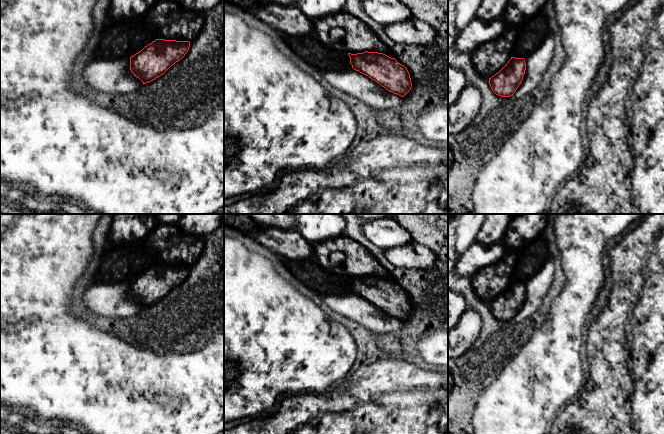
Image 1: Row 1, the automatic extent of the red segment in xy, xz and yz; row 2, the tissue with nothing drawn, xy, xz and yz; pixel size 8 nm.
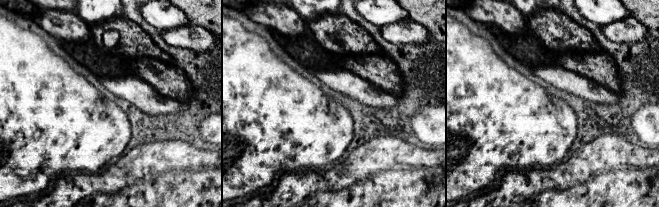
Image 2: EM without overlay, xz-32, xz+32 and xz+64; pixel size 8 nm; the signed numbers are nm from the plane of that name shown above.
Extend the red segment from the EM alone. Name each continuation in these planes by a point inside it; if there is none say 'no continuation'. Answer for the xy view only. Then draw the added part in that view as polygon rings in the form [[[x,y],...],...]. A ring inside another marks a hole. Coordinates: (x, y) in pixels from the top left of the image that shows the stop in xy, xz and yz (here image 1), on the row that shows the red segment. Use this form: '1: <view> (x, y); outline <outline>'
no continuation

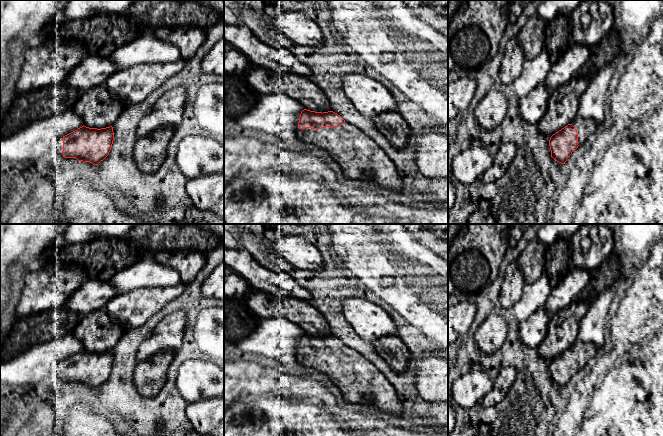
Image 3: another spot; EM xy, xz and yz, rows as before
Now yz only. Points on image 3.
1: yz (586, 128); outline [[[575,117],[571,124],[575,127],[578,133],[578,145],[586,143],[593,135],[601,129],[601,126],[593,119],[584,119]]]

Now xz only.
1: xz (360, 158); outline [[[345,121],[338,127],[321,129],[298,129],[297,136],[312,143],[318,151],[331,157],[348,179],[373,181],[377,189],[383,192],[402,192],[403,181],[398,174],[395,163],[379,145],[362,130]]]

